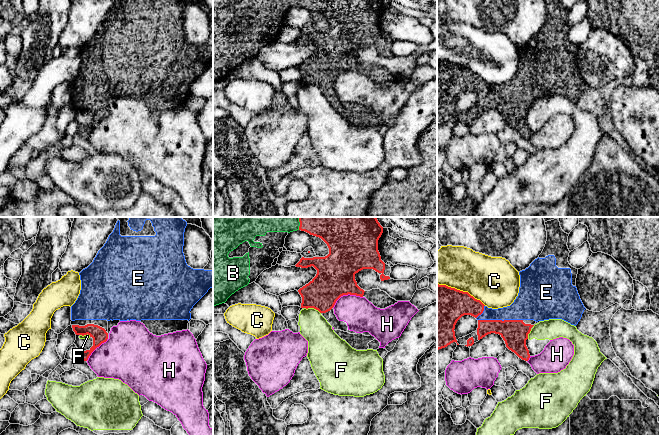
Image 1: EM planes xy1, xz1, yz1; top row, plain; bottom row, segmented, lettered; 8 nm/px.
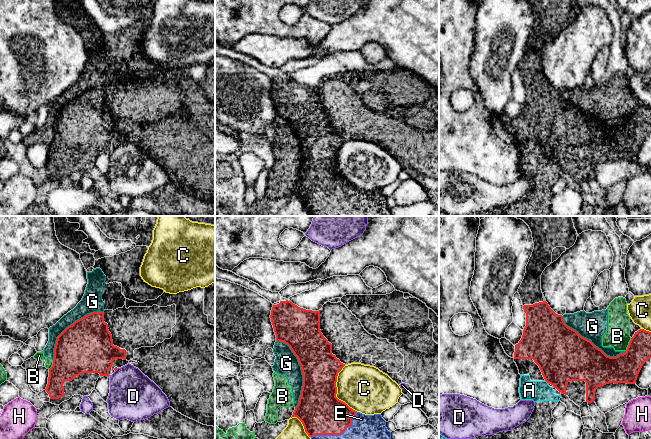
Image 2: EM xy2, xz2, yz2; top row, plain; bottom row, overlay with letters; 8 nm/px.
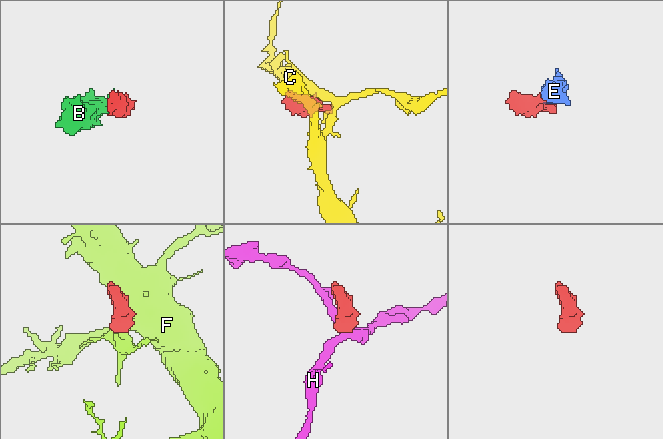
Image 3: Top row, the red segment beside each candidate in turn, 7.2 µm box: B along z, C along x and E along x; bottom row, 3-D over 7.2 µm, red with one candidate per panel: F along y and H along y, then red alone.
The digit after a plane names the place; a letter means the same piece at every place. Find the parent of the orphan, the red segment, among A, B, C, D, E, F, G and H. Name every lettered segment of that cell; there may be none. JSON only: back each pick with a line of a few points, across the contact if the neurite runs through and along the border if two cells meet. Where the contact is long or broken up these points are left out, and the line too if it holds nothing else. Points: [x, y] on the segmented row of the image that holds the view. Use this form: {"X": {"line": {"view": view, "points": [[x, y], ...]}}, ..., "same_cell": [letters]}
{"A": {"line": {"view": "yz2", "points": [[563, 355], [557, 370], [546, 381], [537, 390], [529, 390]]}}, "same_cell": ["A", "E"]}

